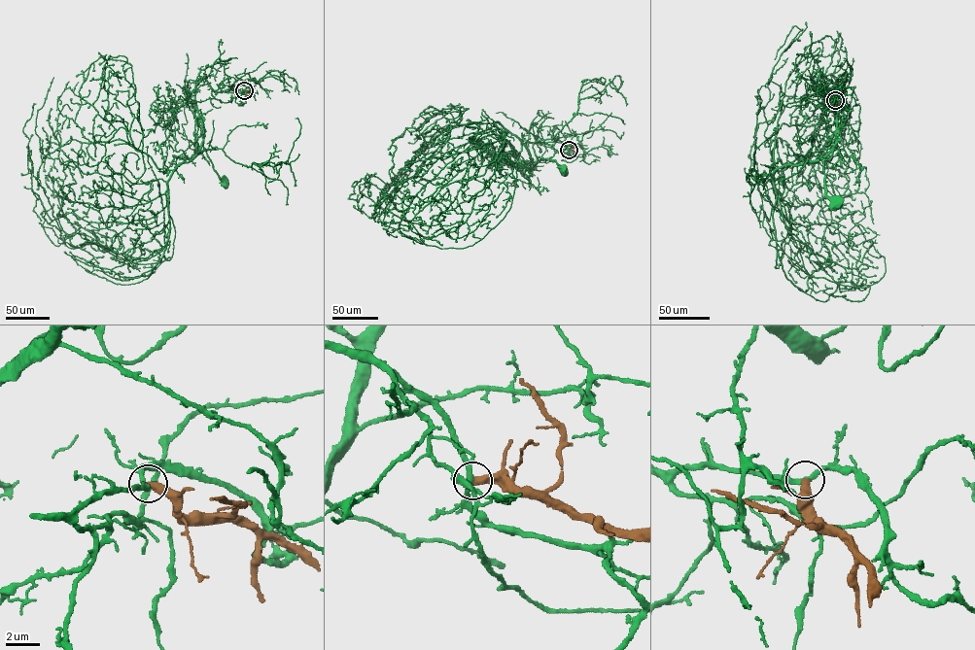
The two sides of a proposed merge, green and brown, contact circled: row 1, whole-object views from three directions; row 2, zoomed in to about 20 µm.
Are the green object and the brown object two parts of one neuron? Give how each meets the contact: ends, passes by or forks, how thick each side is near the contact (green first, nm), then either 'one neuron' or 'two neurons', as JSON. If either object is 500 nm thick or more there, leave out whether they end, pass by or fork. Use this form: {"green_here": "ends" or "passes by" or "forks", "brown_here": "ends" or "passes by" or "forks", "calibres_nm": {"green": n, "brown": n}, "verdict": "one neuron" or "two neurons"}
{"green_here": "passes by", "brown_here": "ends", "calibres_nm": {"green": 280, "brown": 440}, "verdict": "two neurons"}

